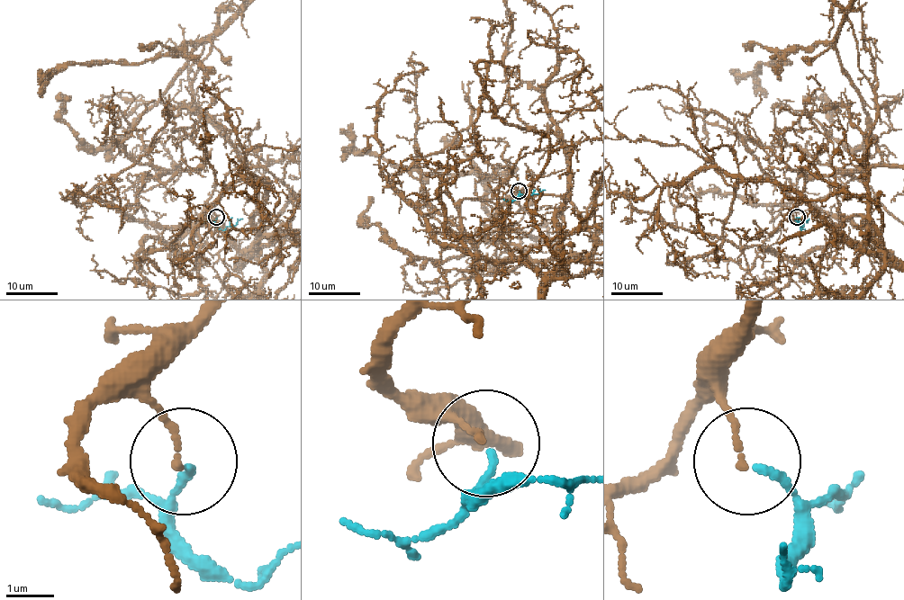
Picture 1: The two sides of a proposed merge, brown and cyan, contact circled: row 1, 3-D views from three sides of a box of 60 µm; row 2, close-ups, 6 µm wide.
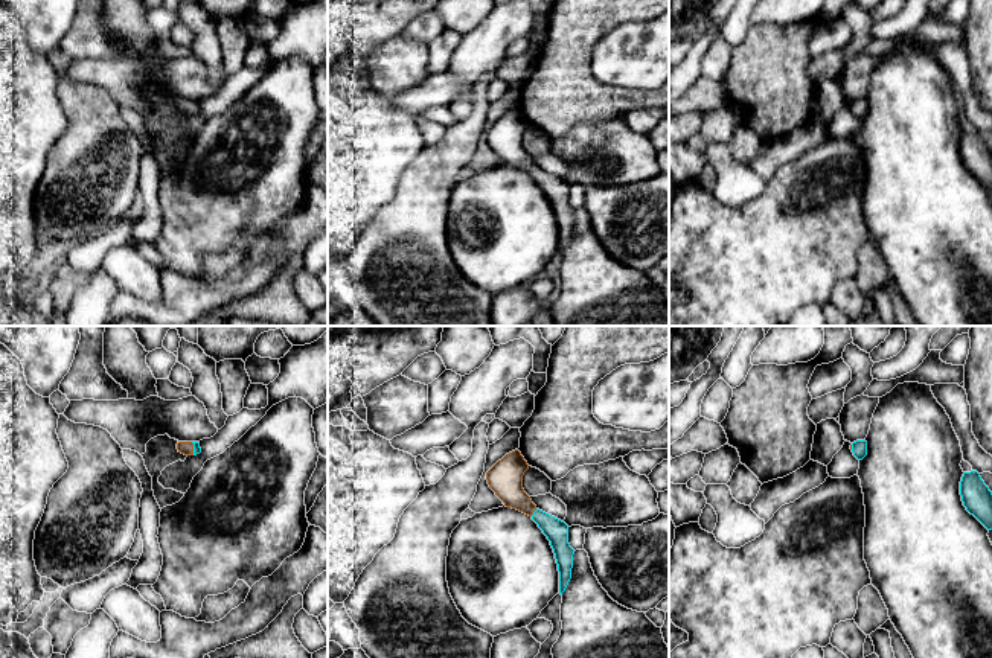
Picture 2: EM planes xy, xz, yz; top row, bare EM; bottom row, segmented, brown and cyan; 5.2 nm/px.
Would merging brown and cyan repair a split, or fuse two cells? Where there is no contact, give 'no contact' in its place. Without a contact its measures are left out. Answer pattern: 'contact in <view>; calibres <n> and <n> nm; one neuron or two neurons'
contact in xz; calibres 180 and 120 nm; one neuron

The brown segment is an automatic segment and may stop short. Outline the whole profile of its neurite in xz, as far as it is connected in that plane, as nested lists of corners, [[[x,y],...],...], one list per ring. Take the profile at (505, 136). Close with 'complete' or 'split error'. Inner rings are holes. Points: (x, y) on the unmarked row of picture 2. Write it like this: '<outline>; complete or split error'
[[[518,108],[506,113],[488,131],[486,139],[506,166],[529,174],[550,200],[559,230],[559,253],[565,250],[573,227],[574,209],[568,203],[568,184],[539,169],[523,148],[523,134],[529,128]]]; split error

